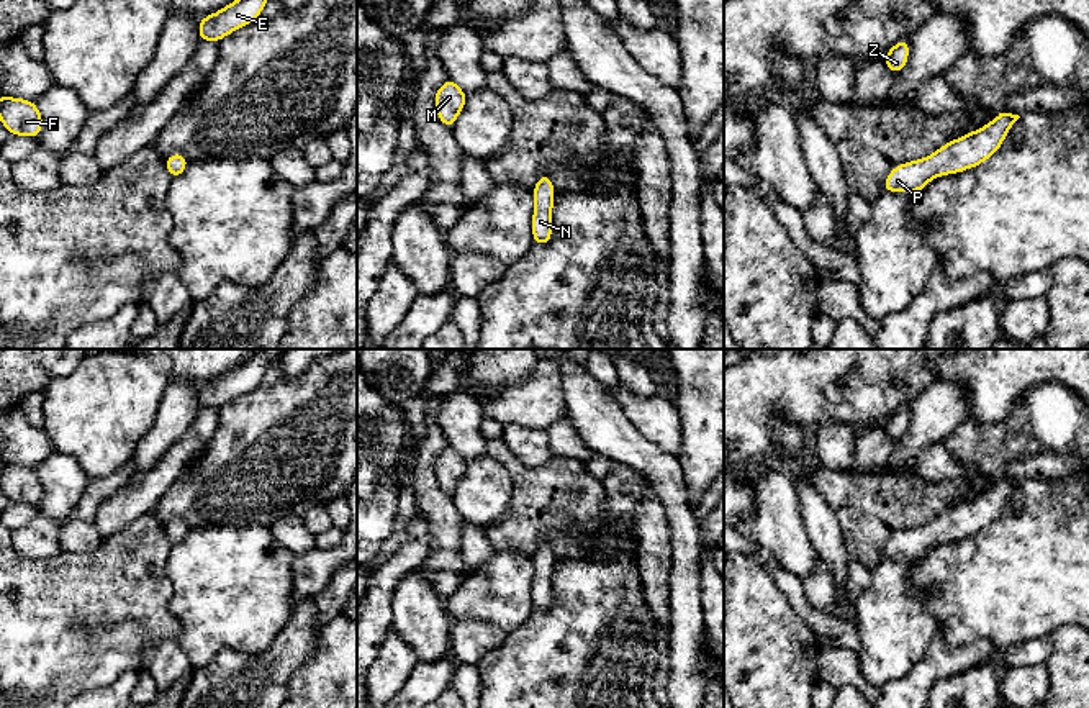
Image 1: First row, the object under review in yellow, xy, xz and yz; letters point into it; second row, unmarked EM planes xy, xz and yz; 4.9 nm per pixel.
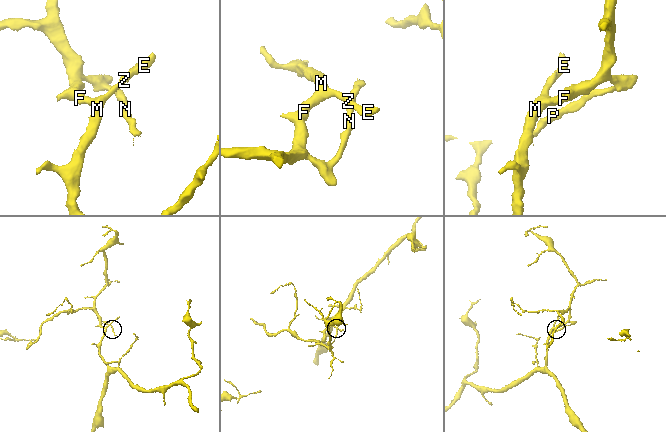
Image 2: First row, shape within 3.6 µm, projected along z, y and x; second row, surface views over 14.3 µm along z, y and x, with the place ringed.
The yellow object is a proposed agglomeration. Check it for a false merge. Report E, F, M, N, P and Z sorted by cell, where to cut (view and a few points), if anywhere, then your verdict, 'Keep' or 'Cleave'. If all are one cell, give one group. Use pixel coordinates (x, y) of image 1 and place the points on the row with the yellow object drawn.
Groups: E F M N P Z. No split. Keep

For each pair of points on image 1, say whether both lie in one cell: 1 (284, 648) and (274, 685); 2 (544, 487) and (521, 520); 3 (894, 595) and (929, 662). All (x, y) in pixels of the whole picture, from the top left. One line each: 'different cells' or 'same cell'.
1: same cell
2: same cell
3: different cells

